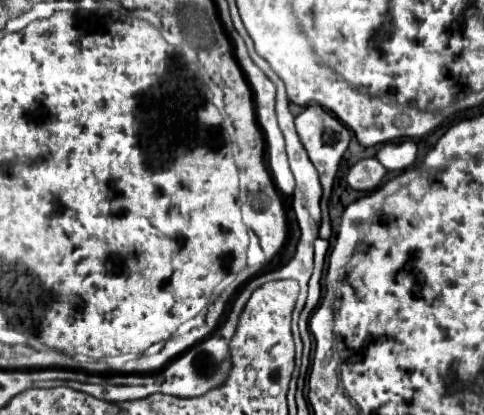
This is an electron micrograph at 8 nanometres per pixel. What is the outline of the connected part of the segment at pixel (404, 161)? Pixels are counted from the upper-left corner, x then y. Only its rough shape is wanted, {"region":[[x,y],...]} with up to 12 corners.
{"region":[[414,141],[386,143],[378,161],[388,171],[414,167],[418,147]]}

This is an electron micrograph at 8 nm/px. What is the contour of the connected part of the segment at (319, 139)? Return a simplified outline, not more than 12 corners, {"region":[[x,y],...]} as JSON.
{"region":[[316,105],[296,117],[298,137],[320,173],[322,225],[330,239],[328,199],[350,131]]}

